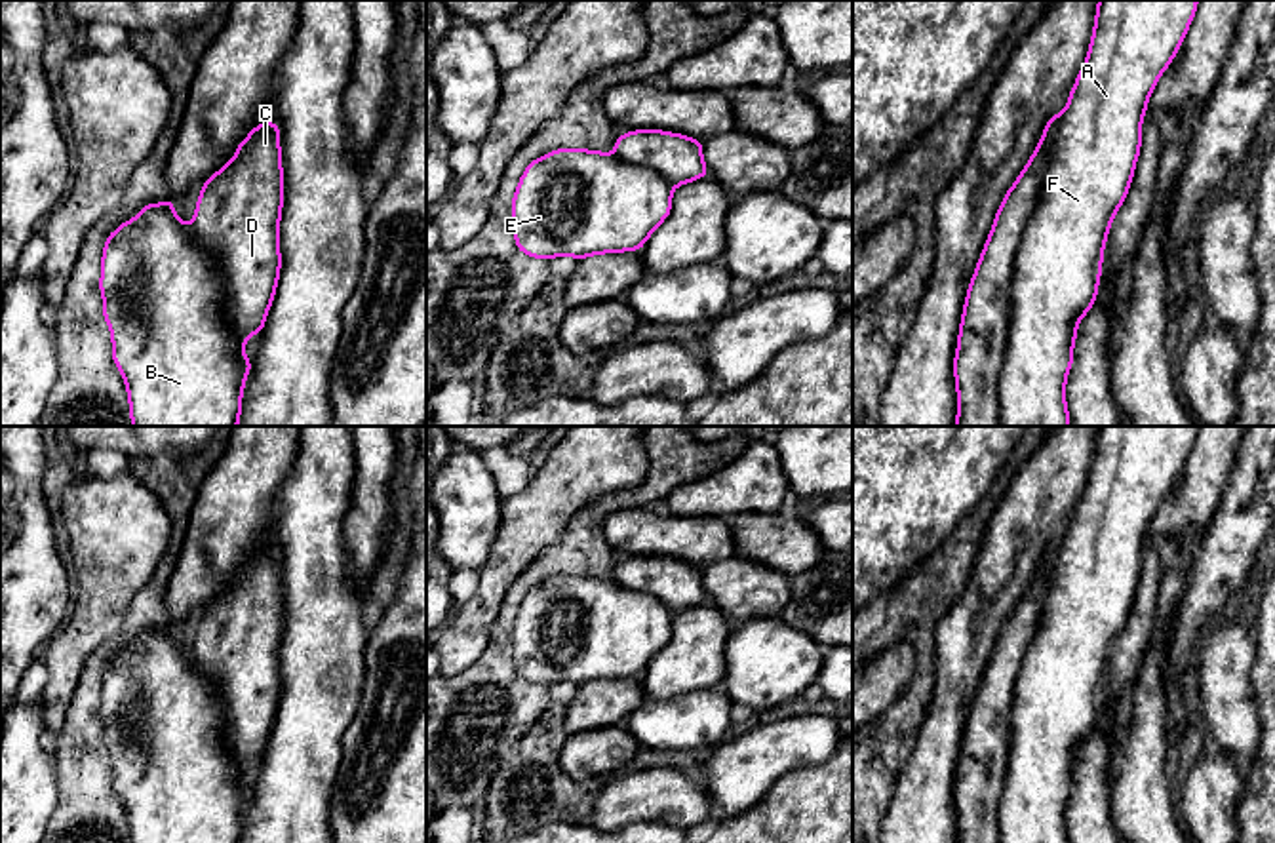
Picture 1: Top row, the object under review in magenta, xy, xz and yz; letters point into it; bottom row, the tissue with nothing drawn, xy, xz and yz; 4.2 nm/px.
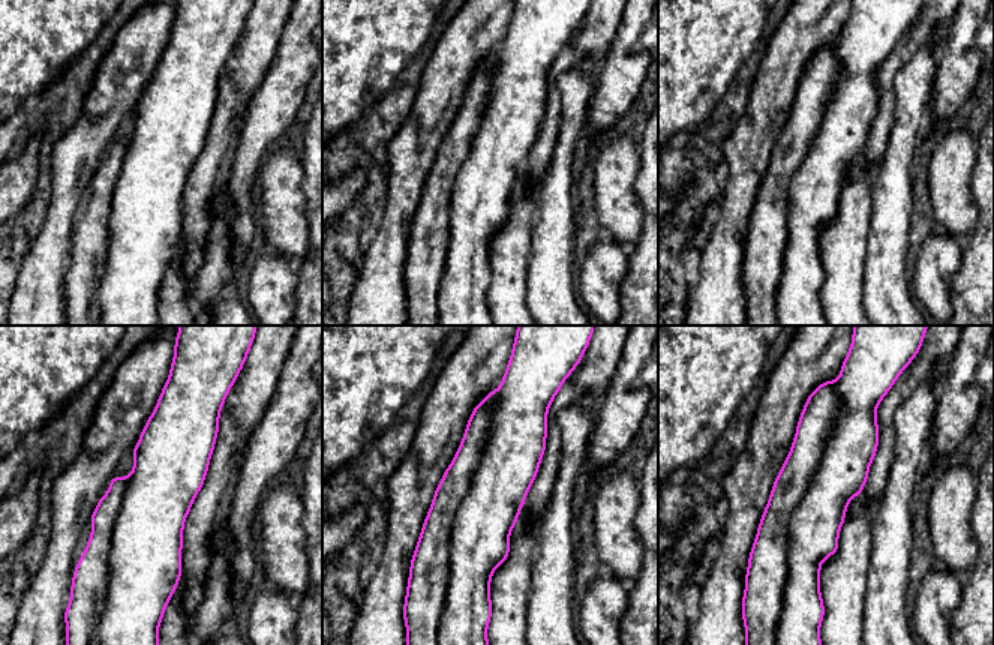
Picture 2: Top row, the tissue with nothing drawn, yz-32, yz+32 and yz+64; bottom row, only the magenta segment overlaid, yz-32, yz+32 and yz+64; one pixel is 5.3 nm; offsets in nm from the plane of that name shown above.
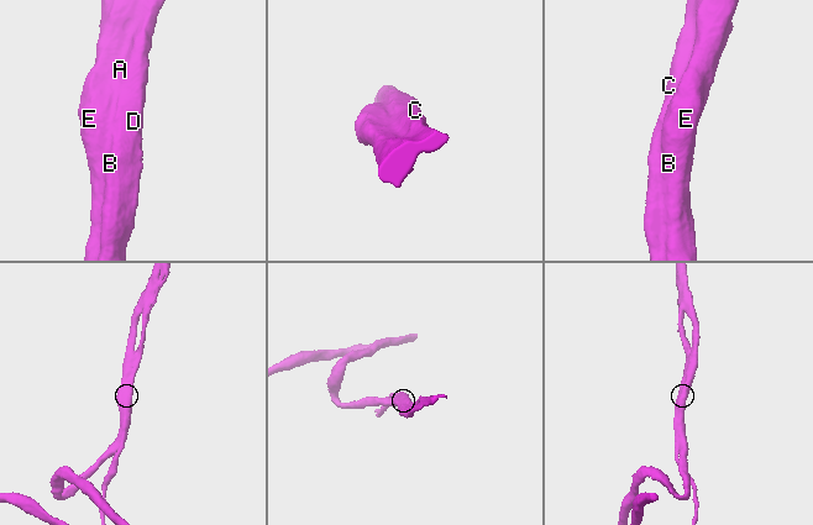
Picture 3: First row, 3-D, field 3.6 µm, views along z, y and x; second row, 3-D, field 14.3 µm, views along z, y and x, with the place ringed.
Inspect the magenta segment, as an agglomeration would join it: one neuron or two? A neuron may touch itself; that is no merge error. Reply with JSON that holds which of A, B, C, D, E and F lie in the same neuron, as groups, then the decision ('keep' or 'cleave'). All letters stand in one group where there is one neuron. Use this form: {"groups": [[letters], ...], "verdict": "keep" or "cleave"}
{"groups": [["A", "B", "E", "F"], ["C", "D"]], "verdict": "cleave"}

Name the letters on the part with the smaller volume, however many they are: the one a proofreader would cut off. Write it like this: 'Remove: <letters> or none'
Remove: C, D

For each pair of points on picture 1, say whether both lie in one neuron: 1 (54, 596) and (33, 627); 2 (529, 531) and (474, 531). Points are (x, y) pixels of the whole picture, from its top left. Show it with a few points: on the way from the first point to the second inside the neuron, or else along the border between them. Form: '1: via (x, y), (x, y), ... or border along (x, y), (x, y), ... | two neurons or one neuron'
1: via (46, 604), (33, 619) | one neuron
2: border along (501, 503), (499, 529), (488, 560), (478, 569) | two neurons

